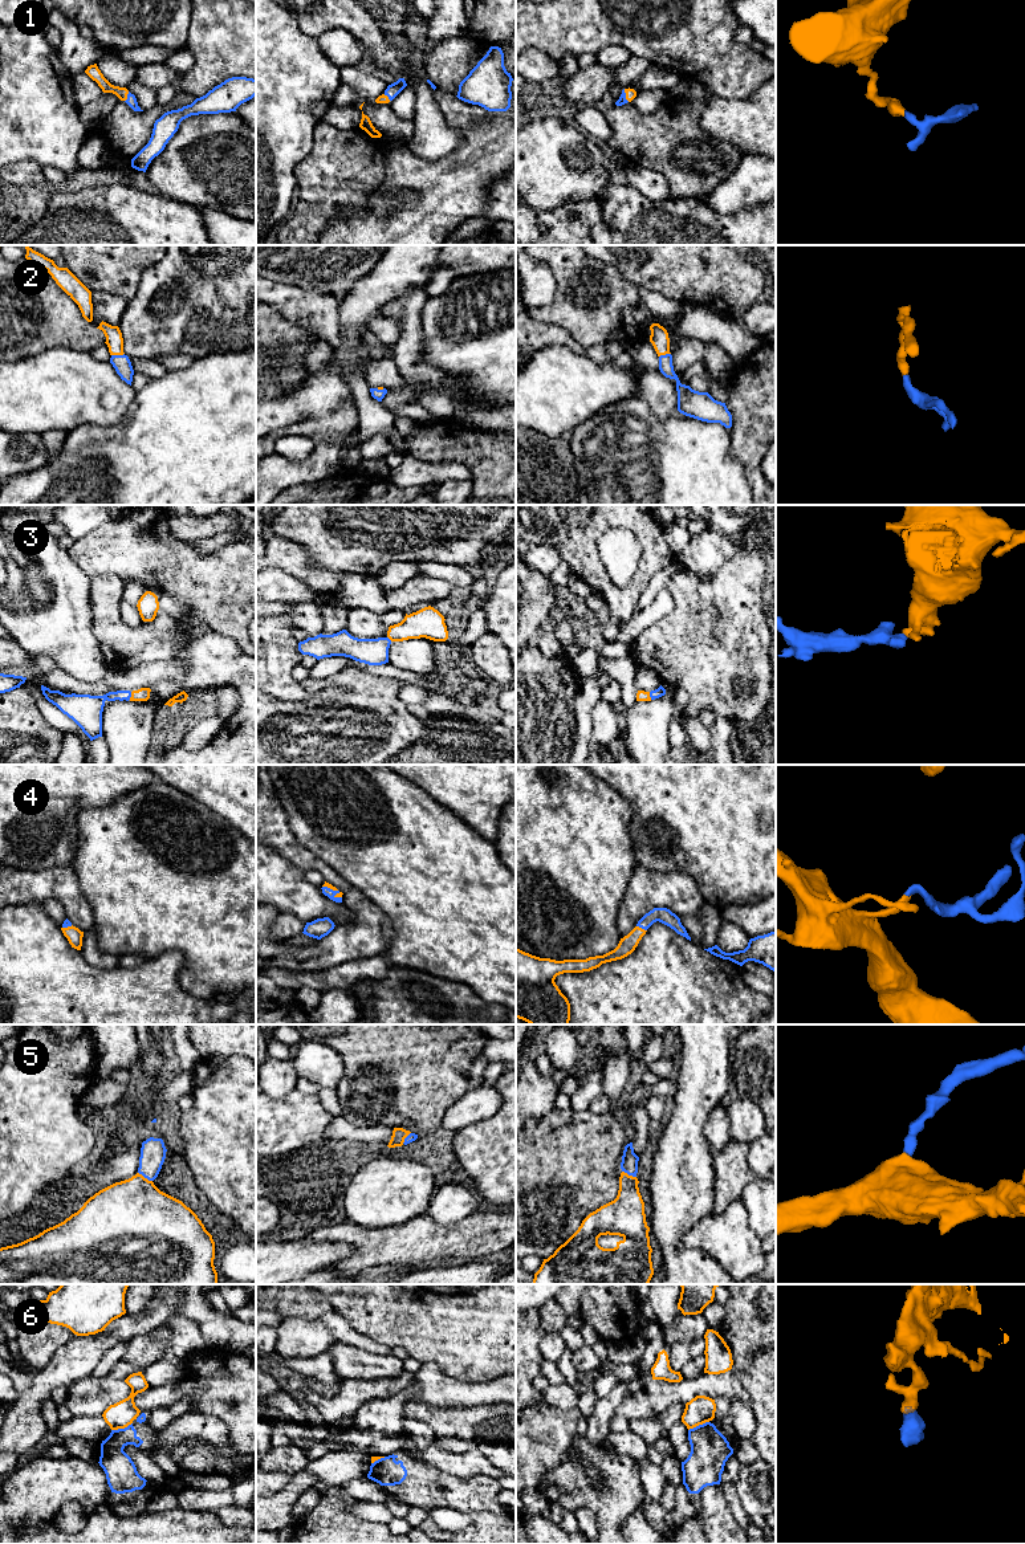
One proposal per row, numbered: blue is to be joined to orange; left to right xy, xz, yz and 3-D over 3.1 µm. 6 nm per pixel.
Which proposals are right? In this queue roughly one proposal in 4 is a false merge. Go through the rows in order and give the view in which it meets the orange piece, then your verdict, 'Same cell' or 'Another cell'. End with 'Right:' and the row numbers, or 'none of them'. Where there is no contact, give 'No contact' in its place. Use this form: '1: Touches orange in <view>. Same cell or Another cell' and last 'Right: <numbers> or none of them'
1: Touches orange in yz. Same cell
2: Touches orange in xy. Same cell
3: Touches orange in xy. Same cell
4: Touches orange in yz. Same cell
5: Touches orange in xy. Same cell
6: Touches orange in xy. Another cell
Right: 1, 2, 3, 4, 5

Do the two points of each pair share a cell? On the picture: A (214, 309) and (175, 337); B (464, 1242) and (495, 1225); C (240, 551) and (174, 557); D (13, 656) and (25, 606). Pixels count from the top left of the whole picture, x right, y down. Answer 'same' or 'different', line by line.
A: same
B: same
C: same
D: different

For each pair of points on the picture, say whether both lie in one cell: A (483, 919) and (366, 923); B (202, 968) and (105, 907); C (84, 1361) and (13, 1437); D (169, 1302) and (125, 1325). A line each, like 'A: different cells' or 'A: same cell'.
A: different cells
B: same cell
C: same cell
D: same cell

